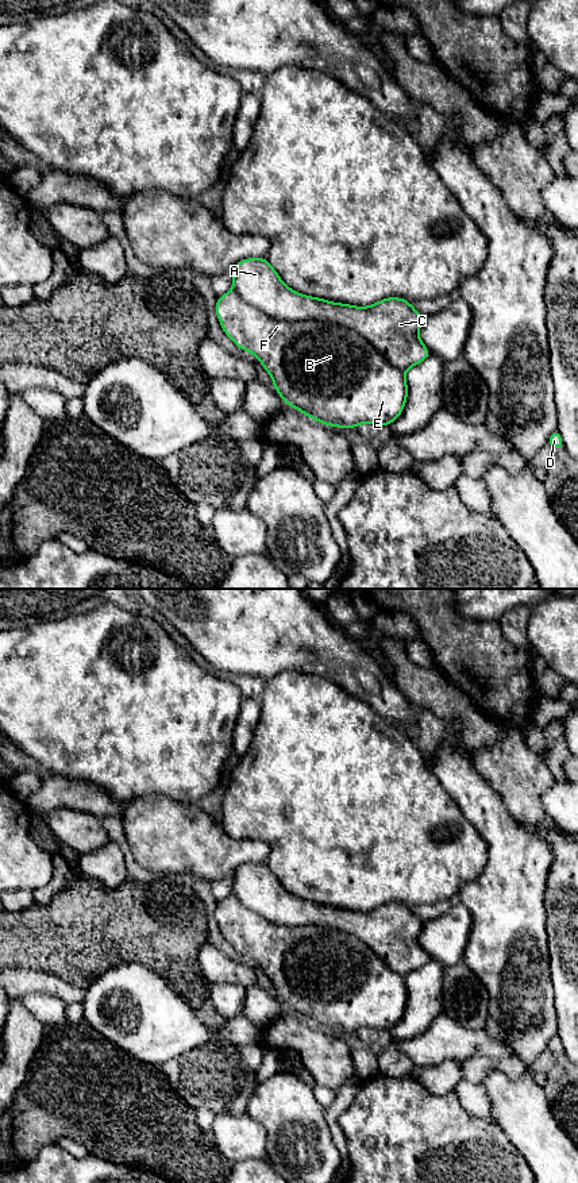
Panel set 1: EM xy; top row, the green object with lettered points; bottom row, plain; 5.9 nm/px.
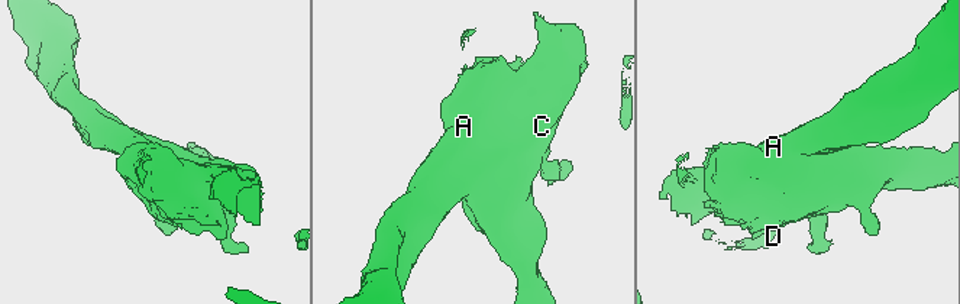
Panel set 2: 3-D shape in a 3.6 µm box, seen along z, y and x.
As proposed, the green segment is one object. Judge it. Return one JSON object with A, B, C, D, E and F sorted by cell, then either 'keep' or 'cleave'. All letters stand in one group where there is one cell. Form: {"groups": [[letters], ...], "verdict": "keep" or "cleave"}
{"groups": [["A", "B", "C", "D", "E", "F"]], "verdict": "keep"}

